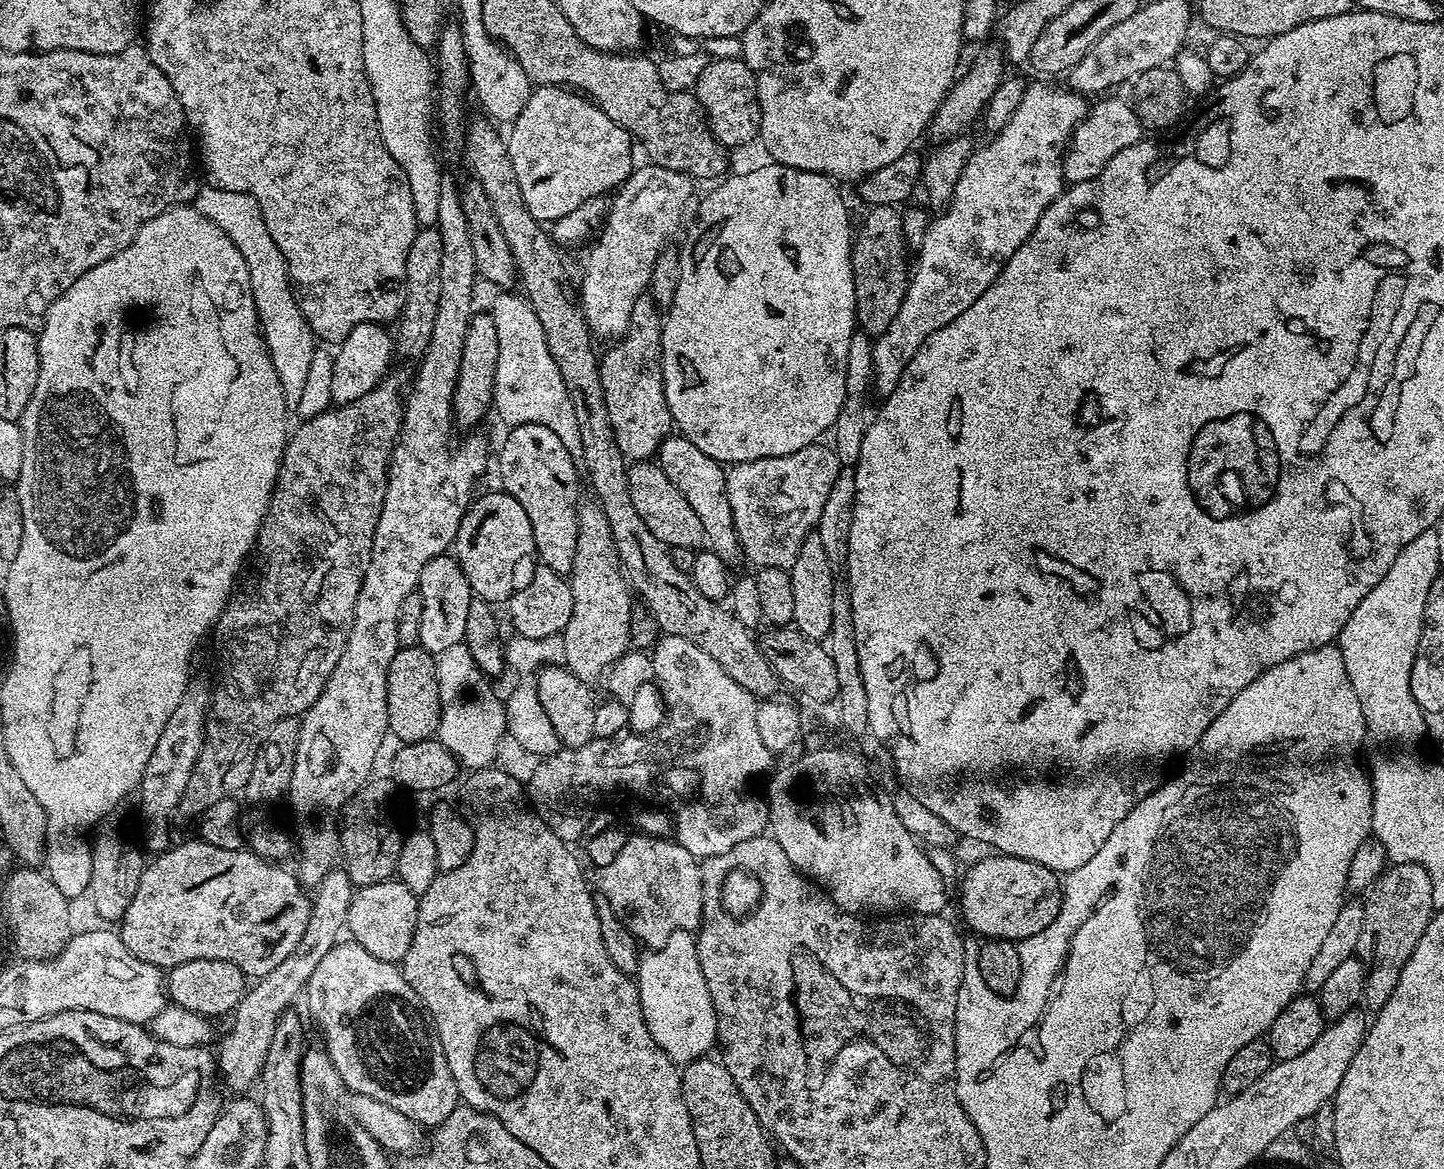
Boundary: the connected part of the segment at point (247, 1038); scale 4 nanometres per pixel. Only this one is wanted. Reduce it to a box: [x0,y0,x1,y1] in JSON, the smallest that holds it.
[218,867,354,1093]

